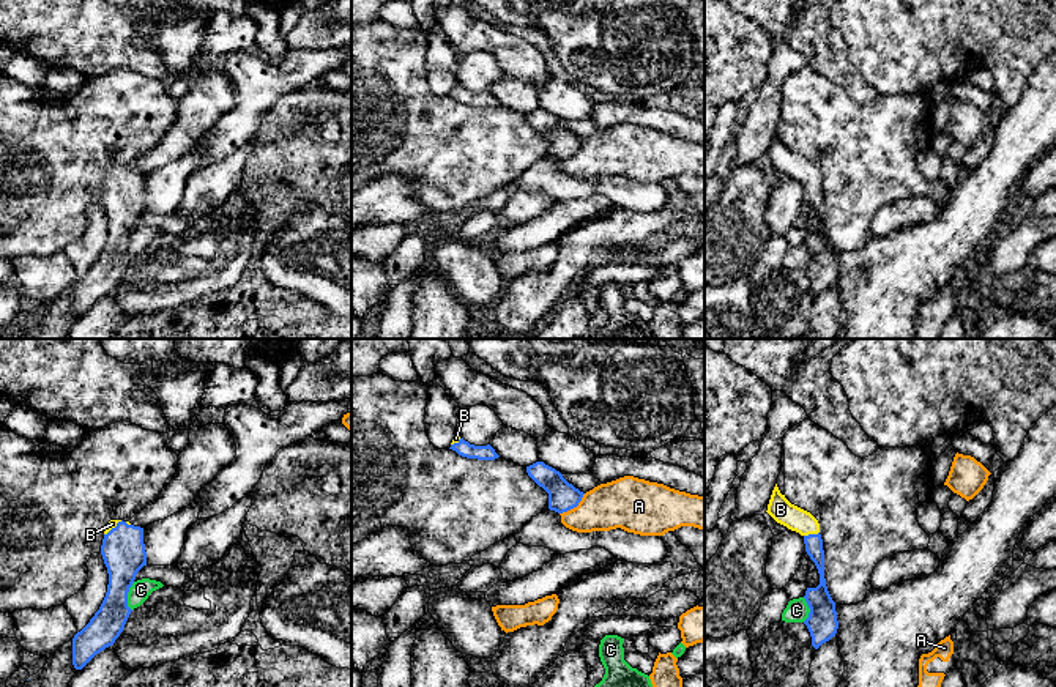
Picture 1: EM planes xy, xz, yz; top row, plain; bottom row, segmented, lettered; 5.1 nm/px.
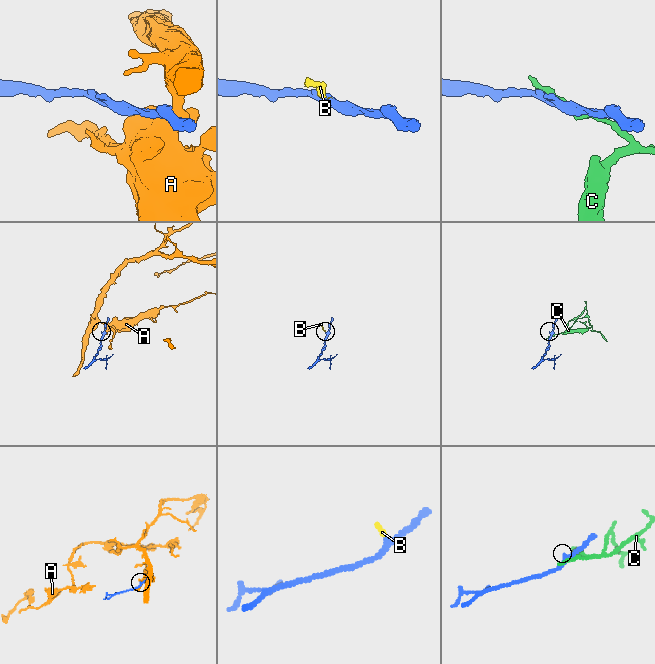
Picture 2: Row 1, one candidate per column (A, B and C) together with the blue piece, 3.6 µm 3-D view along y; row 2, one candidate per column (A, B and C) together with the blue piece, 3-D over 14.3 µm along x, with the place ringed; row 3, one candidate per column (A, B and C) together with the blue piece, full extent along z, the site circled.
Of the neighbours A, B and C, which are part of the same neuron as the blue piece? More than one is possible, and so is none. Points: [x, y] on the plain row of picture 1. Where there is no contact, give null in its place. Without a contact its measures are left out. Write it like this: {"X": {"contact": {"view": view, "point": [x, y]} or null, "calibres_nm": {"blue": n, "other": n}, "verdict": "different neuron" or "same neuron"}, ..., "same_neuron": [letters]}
{"A": {"contact": {"view": "xz", "point": [574, 153]}, "calibres_nm": {"blue": 150, "other": 260}, "verdict": "different neuron"}, "B": {"contact": {"view": "yz", "point": [810, 181]}, "calibres_nm": {"blue": 100, "other": 120}, "verdict": "same neuron"}, "C": {"contact": {"view": "xy", "point": [126, 243]}, "calibres_nm": {"blue": 220, "other": 100}, "verdict": "different neuron"}, "same_neuron": ["B"]}

